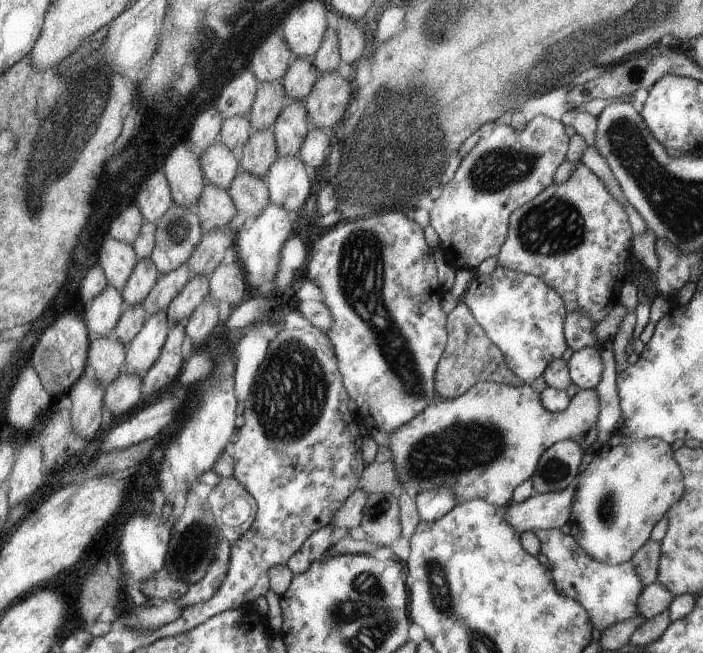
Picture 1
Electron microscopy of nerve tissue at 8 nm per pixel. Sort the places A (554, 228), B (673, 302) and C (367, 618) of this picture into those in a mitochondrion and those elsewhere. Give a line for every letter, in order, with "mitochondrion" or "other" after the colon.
A: mitochondrion
B: other
C: mitochondrion

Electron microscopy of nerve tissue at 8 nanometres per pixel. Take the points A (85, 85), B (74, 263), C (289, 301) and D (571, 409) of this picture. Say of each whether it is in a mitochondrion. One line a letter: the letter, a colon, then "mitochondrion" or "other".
A: mitochondrion
B: other
C: other
D: other

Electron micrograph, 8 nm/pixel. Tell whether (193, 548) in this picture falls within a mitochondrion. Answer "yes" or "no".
yes

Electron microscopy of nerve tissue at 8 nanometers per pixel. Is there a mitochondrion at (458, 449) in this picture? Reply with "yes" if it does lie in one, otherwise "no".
yes

